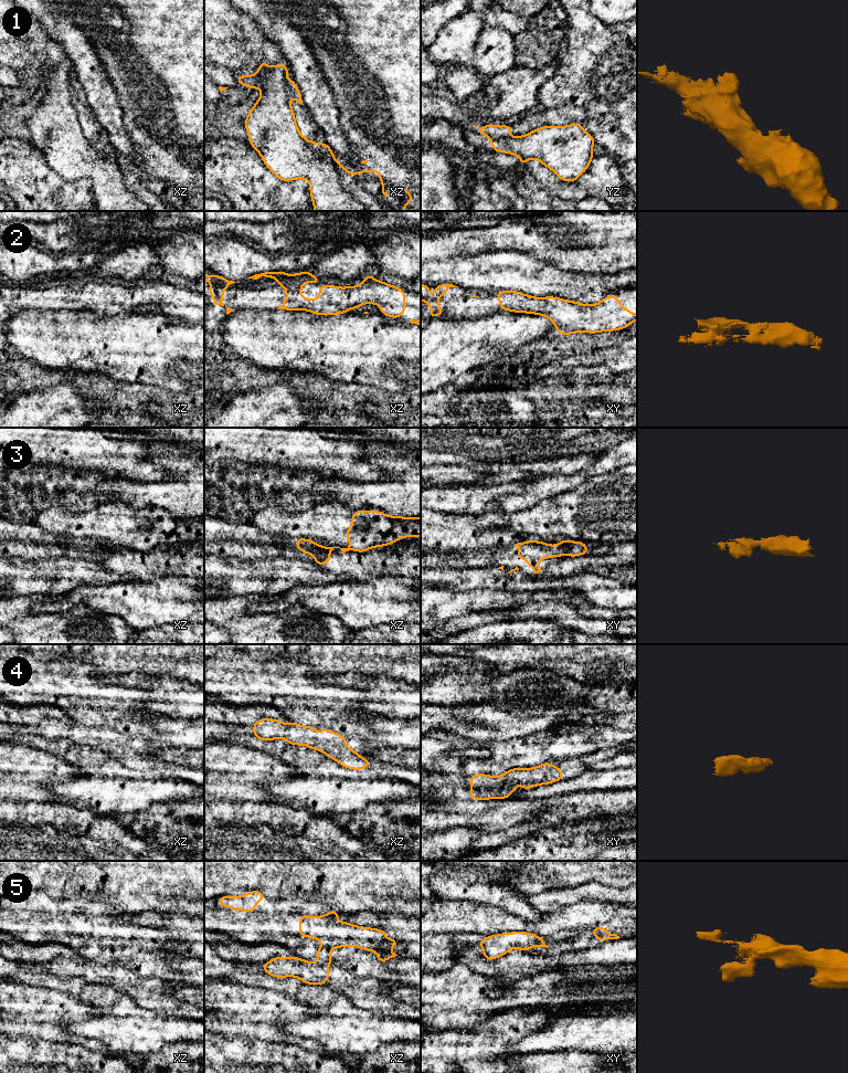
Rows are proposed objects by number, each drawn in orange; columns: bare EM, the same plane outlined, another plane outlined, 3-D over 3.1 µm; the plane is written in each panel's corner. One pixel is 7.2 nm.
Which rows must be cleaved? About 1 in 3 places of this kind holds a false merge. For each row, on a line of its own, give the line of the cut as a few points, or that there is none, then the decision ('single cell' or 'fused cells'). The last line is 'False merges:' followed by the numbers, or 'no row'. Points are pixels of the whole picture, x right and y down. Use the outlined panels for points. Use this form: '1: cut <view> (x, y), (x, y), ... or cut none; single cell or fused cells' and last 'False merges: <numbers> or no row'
1: cut yz (507, 136), (490, 139); fused cells
2: cut none; single cell
3: cut xy (564, 540), (568, 547), (566, 554); fused cells
4: cut none; single cell
5: cut xz (316, 964), (327, 966); fused cells
False merges: 1, 3, 5

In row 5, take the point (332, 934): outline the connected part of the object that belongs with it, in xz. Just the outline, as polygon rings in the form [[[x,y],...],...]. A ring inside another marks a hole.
[[[332,908],[322,916],[299,915],[299,935],[322,943],[322,946],[317,948],[317,965],[332,965],[330,951],[341,947],[360,947],[365,951],[375,951],[377,959],[381,962],[398,956],[383,948],[384,945],[392,948],[400,945],[398,940],[389,939],[383,929],[339,922],[339,915],[340,913]]]

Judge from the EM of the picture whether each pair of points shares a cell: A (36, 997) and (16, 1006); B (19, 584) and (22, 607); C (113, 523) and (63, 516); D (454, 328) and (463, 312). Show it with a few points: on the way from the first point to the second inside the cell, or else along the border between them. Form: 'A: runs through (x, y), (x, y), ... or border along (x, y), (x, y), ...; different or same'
A: runs through (31, 1002), (21, 1002); same
B: border along (46, 595), (18, 595), (11, 598); different
C: runs through (101, 523), (75, 523); same
D: border along (485, 314), (434, 317); different

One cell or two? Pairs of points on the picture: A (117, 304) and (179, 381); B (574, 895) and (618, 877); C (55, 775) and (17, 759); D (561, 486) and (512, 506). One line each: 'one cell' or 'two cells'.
A: two cells
B: two cells
C: one cell
D: one cell

